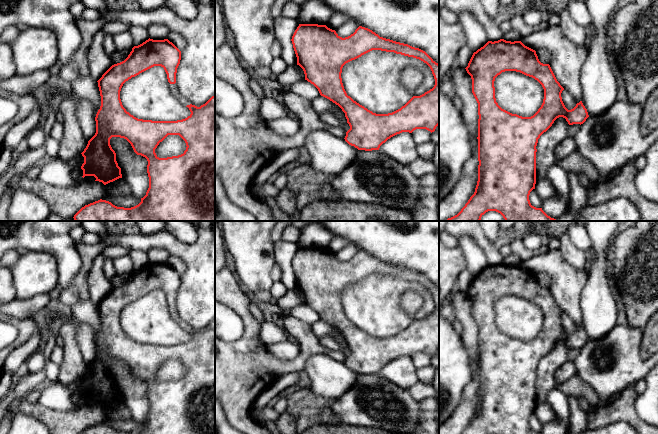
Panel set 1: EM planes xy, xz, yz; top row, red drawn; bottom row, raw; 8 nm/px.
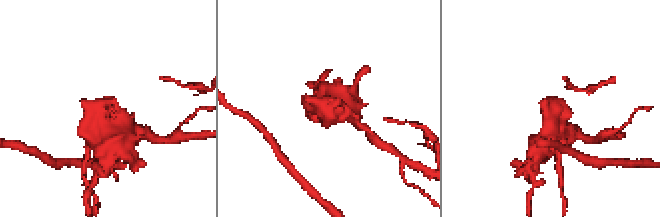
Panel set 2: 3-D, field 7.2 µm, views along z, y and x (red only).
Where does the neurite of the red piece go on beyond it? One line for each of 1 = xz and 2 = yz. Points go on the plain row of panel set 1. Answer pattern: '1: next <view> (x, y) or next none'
1: next none
2: next none

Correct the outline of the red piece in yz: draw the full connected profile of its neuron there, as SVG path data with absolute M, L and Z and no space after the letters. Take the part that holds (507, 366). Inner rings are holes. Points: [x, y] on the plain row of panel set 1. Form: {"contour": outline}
{"contour": "M488 265L473 277L465 292L472 303L472 317L478 327L478 405L474 418L461 434L542 434L531 429L530 416L536 408L536 370L540 360L554 345L563 341L569 349L583 348L589 341L582 325L568 334L561 321L564 312L549 288L539 285L536 275L521 265ZM505 295L516 295L537 304L544 313L541 331L531 341L502 333L495 322L495 302Z"}

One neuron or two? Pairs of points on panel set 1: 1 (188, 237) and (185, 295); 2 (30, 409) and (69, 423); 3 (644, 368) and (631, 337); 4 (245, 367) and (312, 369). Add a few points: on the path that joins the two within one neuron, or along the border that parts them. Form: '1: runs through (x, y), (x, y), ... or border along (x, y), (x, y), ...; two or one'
1: border along (167, 232), (185, 243), (193, 243), (199, 236); two
2: runs through (40, 412), (59, 423); one
3: runs through (636, 360), (631, 355), (631, 345); one
4: border along (322, 354), (311, 354), (306, 359), (302, 371); two

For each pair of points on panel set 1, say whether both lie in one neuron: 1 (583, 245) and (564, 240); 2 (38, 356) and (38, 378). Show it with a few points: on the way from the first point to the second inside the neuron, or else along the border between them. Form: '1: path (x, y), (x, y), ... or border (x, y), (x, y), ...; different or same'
1: border (567, 233), (570, 240), (585, 253); different
2: border (43, 370), (29, 373); different

